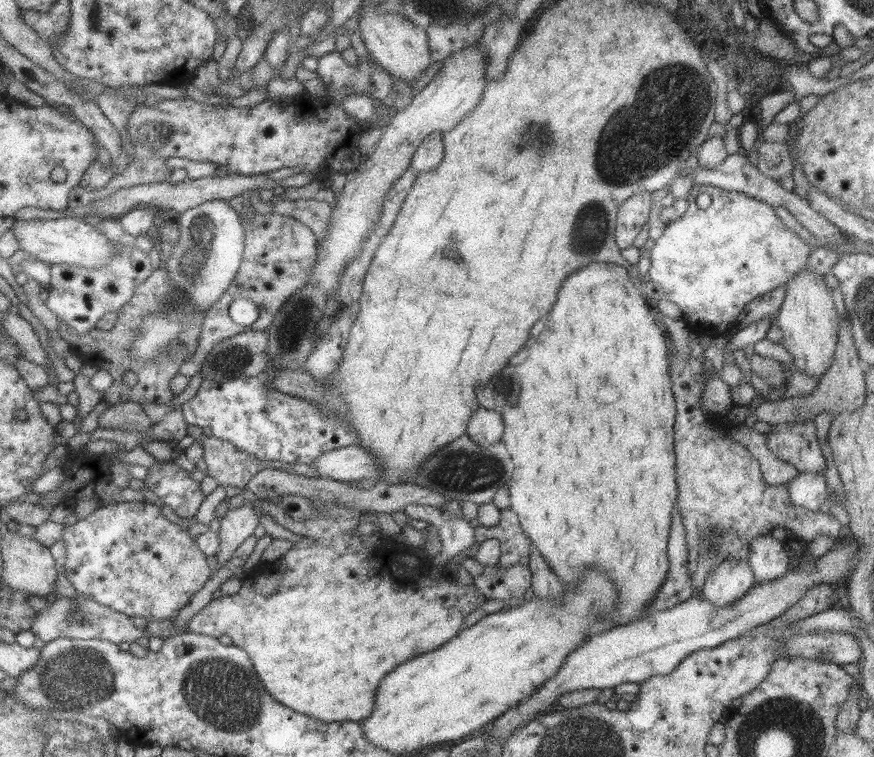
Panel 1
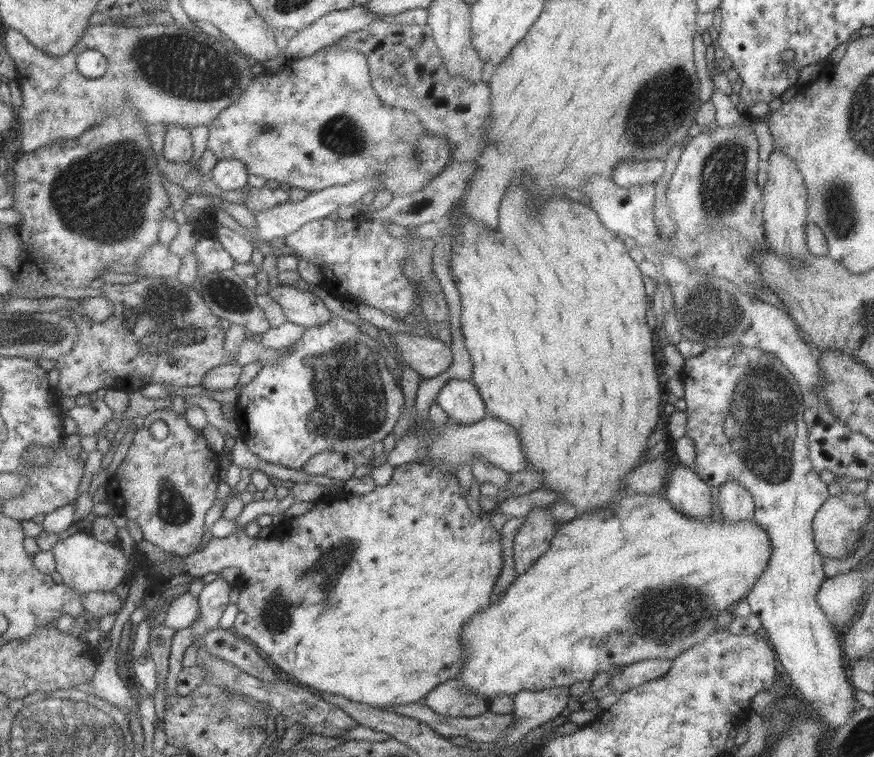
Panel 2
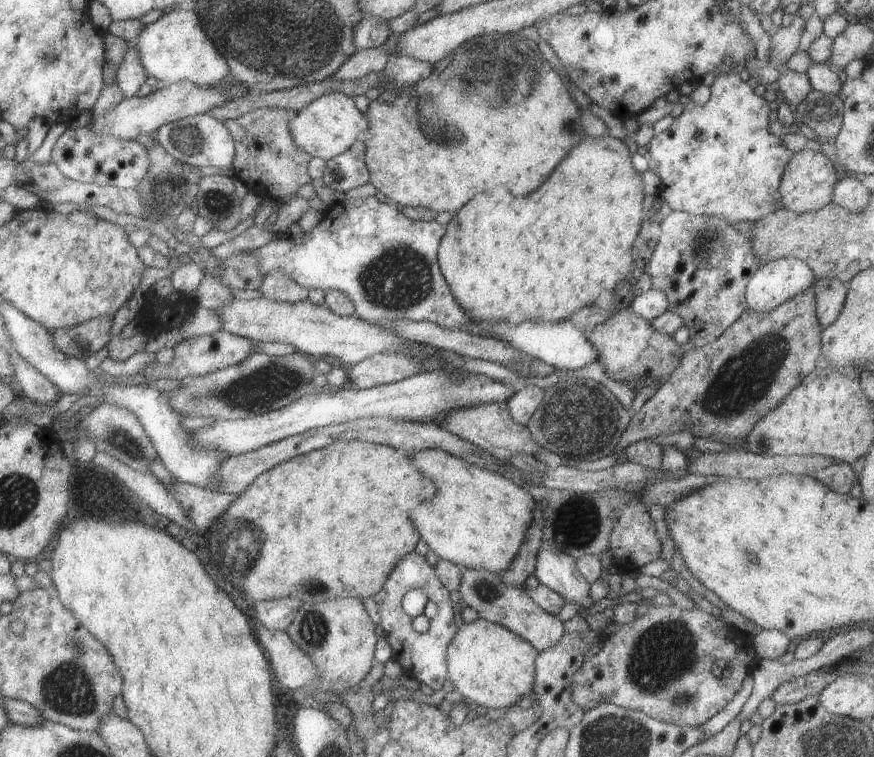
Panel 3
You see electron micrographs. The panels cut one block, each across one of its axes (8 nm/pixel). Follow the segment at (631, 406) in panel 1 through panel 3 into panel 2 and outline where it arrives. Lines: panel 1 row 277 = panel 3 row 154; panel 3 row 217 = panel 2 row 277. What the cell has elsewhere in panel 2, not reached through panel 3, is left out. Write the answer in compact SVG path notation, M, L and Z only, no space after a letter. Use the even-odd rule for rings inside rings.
M509 186L509 190L505 190L505 196L503 196L503 200L501 200L501 206L499 206L499 226L497 226L497 232L491 236L491 238L479 238L479 234L483 232L481 228L477 228L473 222L465 222L465 218L463 218L463 212L459 212L459 208L454 205L449 212L449 216L453 217L453 224L455 224L455 220L459 220L459 224L457 224L457 232L459 232L459 242L453 246L453 250L451 250L451 246L446 247L445 258L448 260L448 268L449 275L451 276L451 280L455 282L455 286L457 286L457 290L459 290L459 294L461 294L460 300L461 303L461 312L459 312L459 326L461 329L461 335L463 335L463 343L465 343L465 349L469 352L469 357L471 357L471 381L477 387L477 391L479 391L479 395L483 399L483 404L486 406L487 410L491 412L491 417L494 417L497 421L505 422L509 424L520 437L521 451L528 463L528 469L537 472L539 474L542 486L545 490L551 490L557 493L557 495L561 496L563 501L570 503L576 509L576 514L585 514L585 512L591 512L591 510L595 510L595 508L605 508L605 506L609 506L609 504L615 504L615 500L617 498L621 498L626 493L626 490L622 488L622 481L624 480L625 474L627 472L635 471L643 462L644 457L646 456L645 452L647 452L647 438L649 438L649 434L651 434L651 430L654 430L655 426L657 426L657 421L659 420L659 404L661 404L661 384L659 384L659 378L657 377L657 368L655 368L655 358L653 357L653 340L651 340L651 333L654 330L651 330L649 326L645 323L645 306L648 305L648 297L645 295L645 291L643 291L643 275L639 272L639 268L635 262L629 256L628 248L625 247L623 242L615 235L615 233L611 232L609 229L605 228L603 224L597 219L596 212L591 209L589 206L581 204L577 201L571 202L569 200L561 200L561 198L549 198L541 208L539 208L539 212L535 212L535 214L529 214L529 210L527 210L527 198L523 198L523 194L527 194L521 186Z

